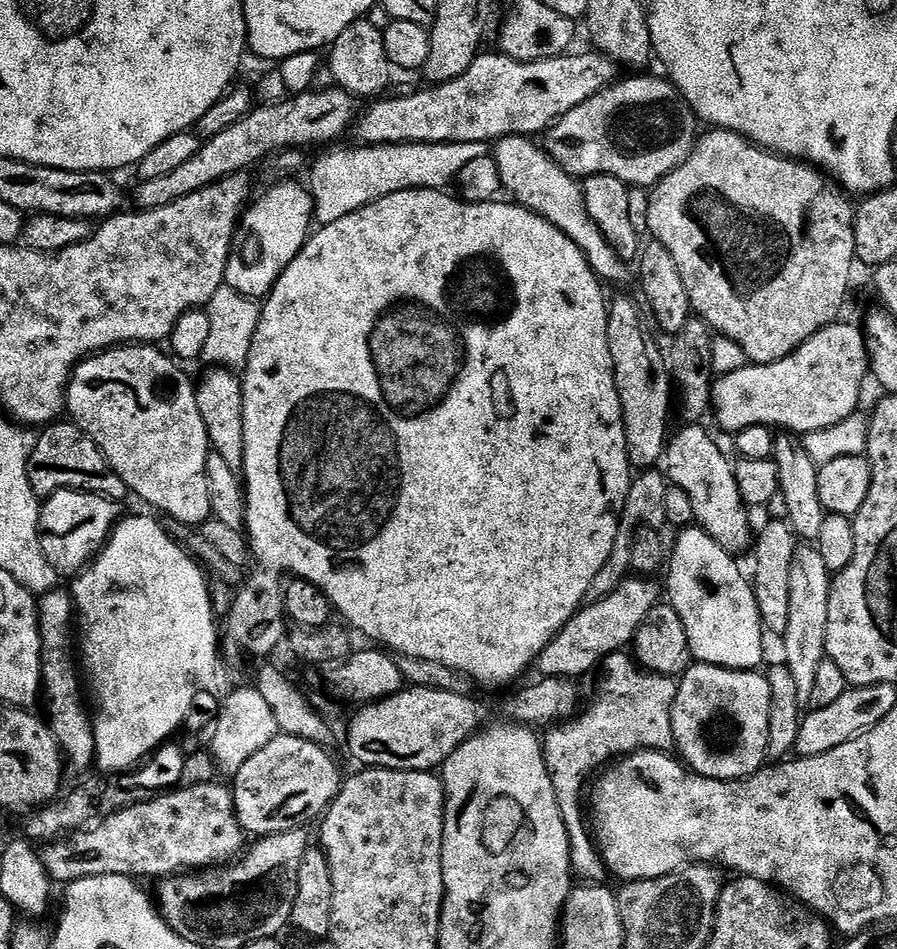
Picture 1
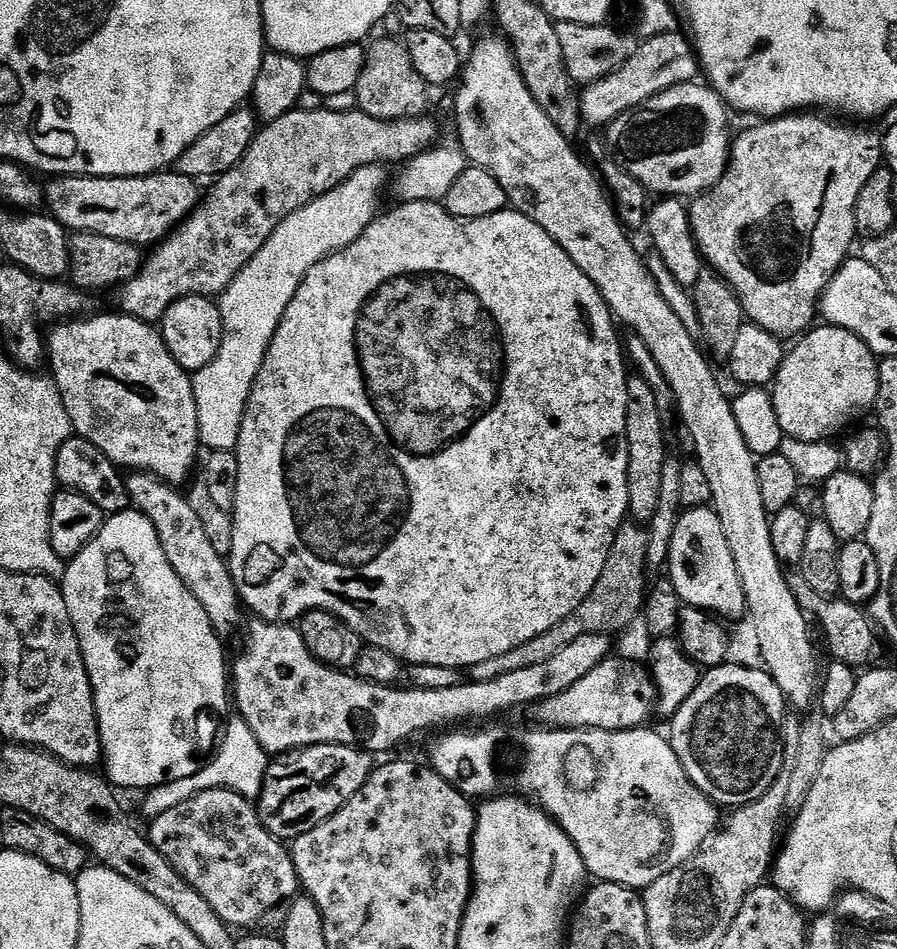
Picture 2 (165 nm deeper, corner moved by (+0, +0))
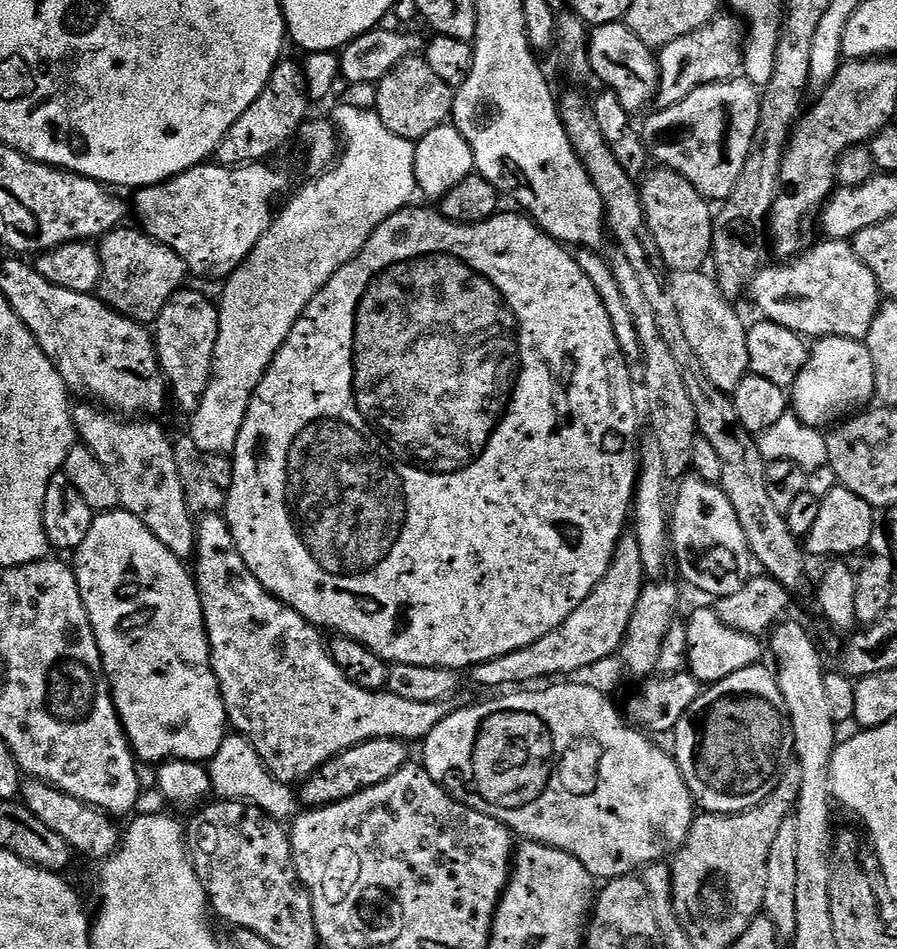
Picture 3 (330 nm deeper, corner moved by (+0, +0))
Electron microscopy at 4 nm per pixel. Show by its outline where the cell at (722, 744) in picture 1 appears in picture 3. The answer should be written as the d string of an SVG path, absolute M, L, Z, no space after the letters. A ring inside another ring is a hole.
M764 666L743 668L716 684L707 685L676 723L675 736L676 765L680 767L695 803L699 807L701 804L704 807L701 809L708 814L745 812L761 804L780 783L780 777L794 756L792 723L784 707L780 681L773 673L771 676Z

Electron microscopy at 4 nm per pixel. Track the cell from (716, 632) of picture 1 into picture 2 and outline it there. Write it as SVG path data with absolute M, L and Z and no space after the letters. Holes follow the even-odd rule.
M692 508L689 512L681 511L678 519L670 529L672 541L668 544L668 572L673 588L681 601L687 607L701 608L709 614L717 617L745 615L744 591L742 582L738 578L738 570L734 566L734 554L730 554L730 546L726 542L726 534L722 530L722 522L718 518L715 508Z

